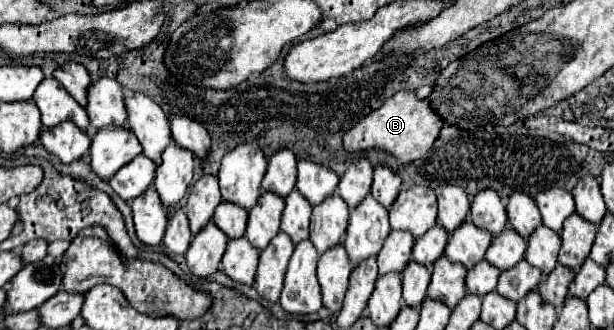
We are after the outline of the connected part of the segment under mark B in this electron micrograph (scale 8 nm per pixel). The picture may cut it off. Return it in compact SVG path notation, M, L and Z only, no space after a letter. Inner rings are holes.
M399 91L389 101L385 101L381 109L375 109L373 113L369 113L369 117L361 119L349 133L345 133L345 149L365 151L365 149L379 147L391 153L393 157L397 157L399 161L409 163L421 159L431 149L431 145L439 137L441 127L443 127L443 119L441 115L435 113L431 101L419 99L413 91Z

